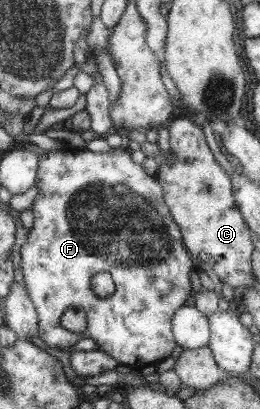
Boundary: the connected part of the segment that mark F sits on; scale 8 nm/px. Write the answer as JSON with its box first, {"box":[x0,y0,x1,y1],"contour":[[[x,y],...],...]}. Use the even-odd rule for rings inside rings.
{"box":[21,148,194,369],"contour":[[[118,148],[110,153],[94,154],[88,150],[56,150],[44,154],[39,161],[37,172],[36,188],[38,193],[34,198],[31,208],[34,214],[34,227],[30,230],[28,241],[21,247],[21,270],[24,276],[24,284],[30,293],[30,298],[38,313],[37,336],[48,346],[58,350],[68,351],[82,338],[93,338],[98,343],[98,350],[110,356],[112,360],[118,360],[121,365],[128,365],[140,369],[148,364],[161,362],[171,356],[172,350],[176,348],[177,342],[172,332],[172,319],[174,313],[186,304],[186,296],[192,292],[190,284],[190,272],[194,270],[192,260],[188,258],[188,252],[182,246],[182,233],[178,230],[176,222],[170,216],[168,206],[164,202],[163,190],[158,186],[155,177],[148,176],[143,166],[132,161],[130,150]],[[99,272],[109,272],[115,282],[115,293],[104,300],[98,298],[91,289],[91,278]],[[66,309],[82,309],[87,314],[87,329],[81,333],[74,333],[60,326],[60,317]]]}

